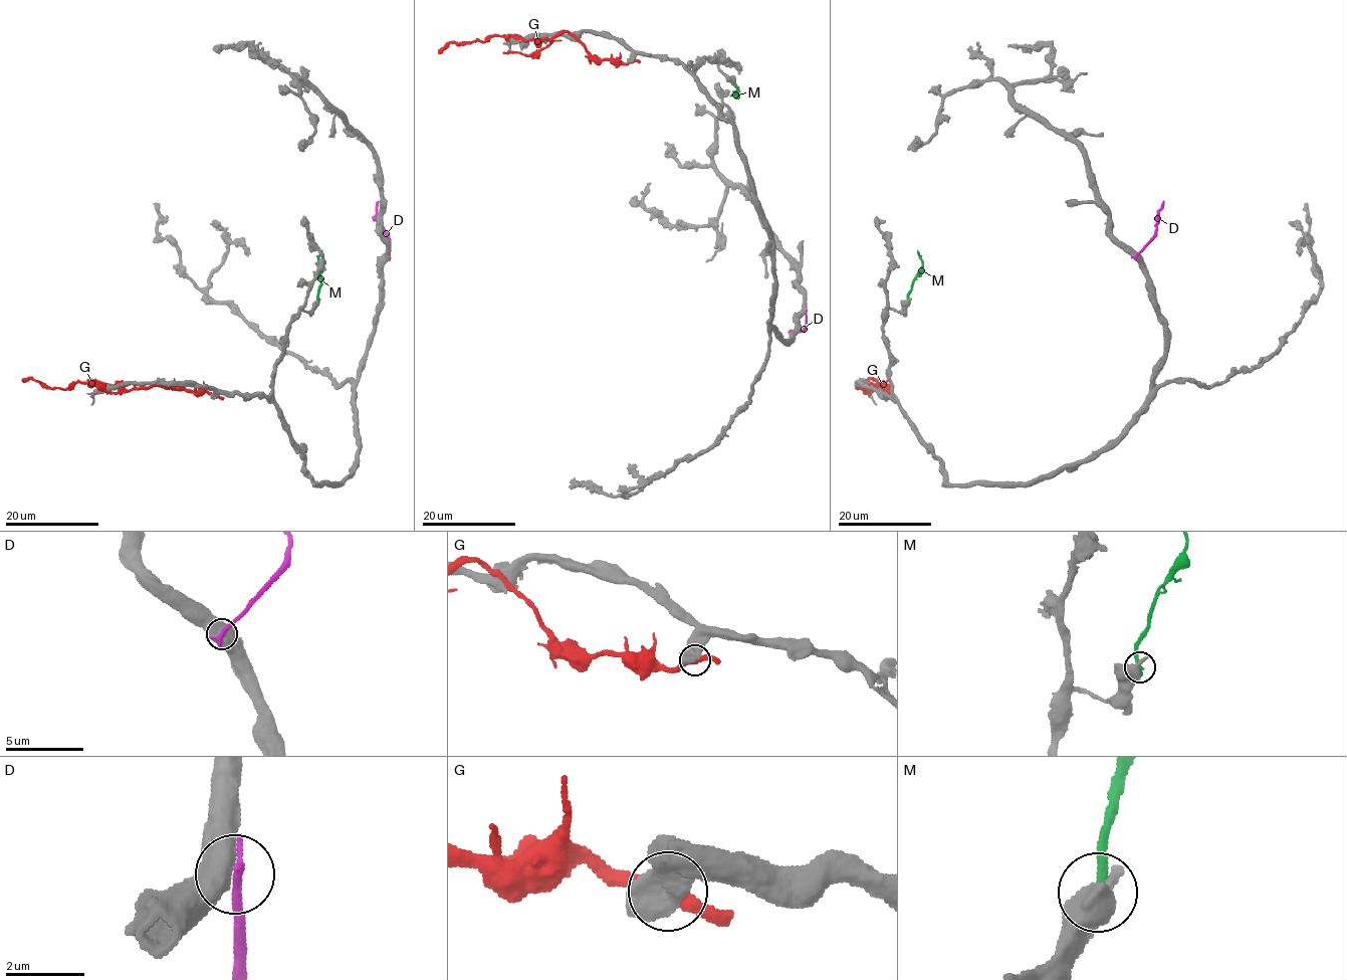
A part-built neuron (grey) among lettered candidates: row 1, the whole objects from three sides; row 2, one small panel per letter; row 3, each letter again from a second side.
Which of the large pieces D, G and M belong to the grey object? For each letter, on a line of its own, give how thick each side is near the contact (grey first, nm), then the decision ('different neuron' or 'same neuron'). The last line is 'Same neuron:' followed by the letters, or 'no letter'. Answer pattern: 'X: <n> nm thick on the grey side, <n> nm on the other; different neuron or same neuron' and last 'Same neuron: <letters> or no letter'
D: 750 nm thick on the grey side, 280 nm on the other; different neuron
G: 800 nm thick on the grey side, 320 nm on the other; different neuron
M: 600 nm thick on the grey side, 280 nm on the other; different neuron
Same neuron: no letter

